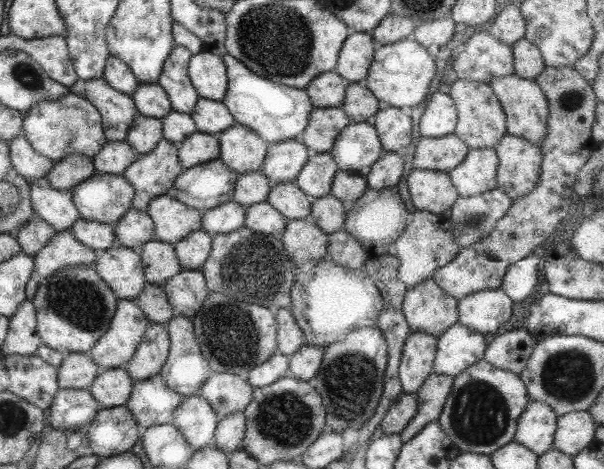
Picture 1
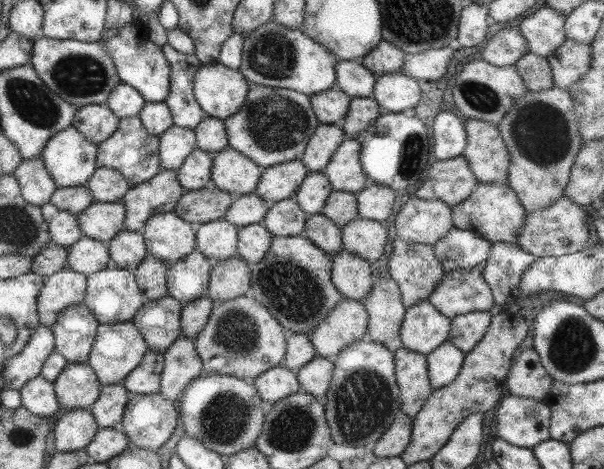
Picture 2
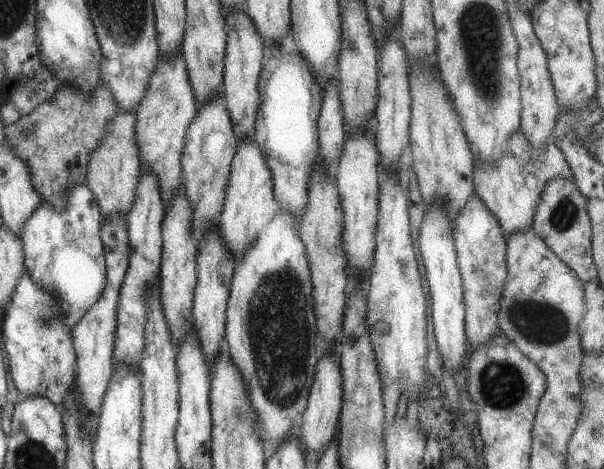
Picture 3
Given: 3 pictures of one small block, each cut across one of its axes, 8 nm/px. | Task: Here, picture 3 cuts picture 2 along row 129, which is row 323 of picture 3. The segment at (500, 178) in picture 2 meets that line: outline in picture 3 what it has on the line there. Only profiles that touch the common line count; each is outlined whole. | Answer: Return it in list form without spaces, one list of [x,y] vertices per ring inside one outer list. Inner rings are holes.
[[[475,194],[467,198],[453,220],[453,244],[457,266],[461,277],[464,310],[465,336],[472,350],[487,344],[495,332],[499,332],[497,310],[505,280],[506,241],[501,234],[501,226],[489,208]]]

